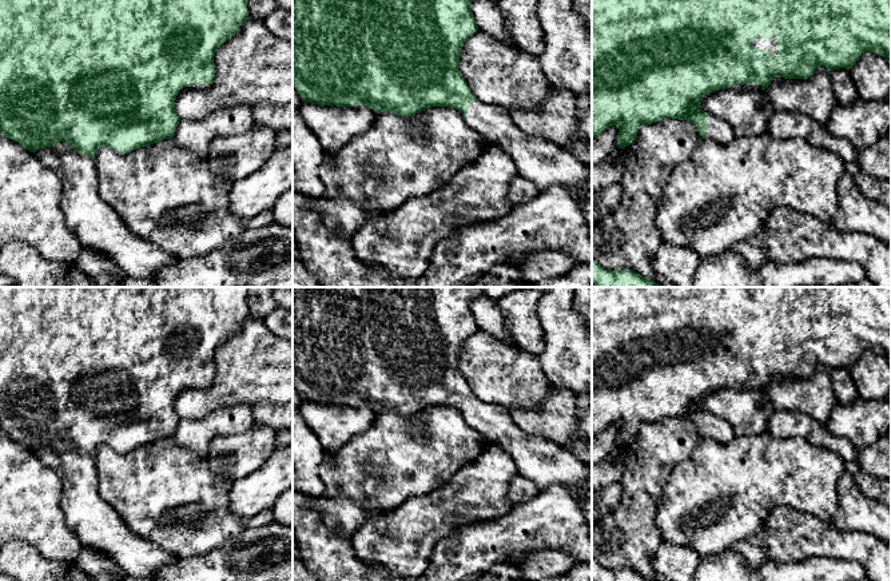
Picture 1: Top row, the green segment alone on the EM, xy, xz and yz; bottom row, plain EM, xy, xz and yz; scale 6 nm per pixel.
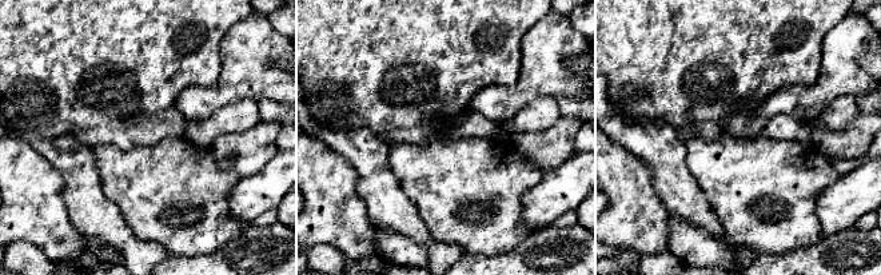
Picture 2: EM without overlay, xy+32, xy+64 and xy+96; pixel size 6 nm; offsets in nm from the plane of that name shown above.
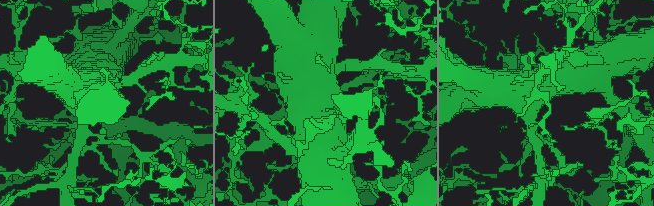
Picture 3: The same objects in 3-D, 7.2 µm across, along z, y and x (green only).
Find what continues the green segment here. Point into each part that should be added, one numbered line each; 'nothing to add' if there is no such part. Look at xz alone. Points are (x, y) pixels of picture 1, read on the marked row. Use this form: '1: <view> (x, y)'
1: xz (545, 163)

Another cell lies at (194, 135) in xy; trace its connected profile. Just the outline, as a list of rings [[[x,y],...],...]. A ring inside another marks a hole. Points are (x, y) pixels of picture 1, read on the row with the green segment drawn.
[[[239,104],[215,111],[203,120],[179,120],[172,140],[178,147],[206,156],[214,138],[240,135],[254,126],[252,108]]]

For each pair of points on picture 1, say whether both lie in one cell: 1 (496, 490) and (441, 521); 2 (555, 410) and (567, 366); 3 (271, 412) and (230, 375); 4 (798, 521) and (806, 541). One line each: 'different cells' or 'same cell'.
1: same cell
2: different cells
3: different cells
4: same cell

